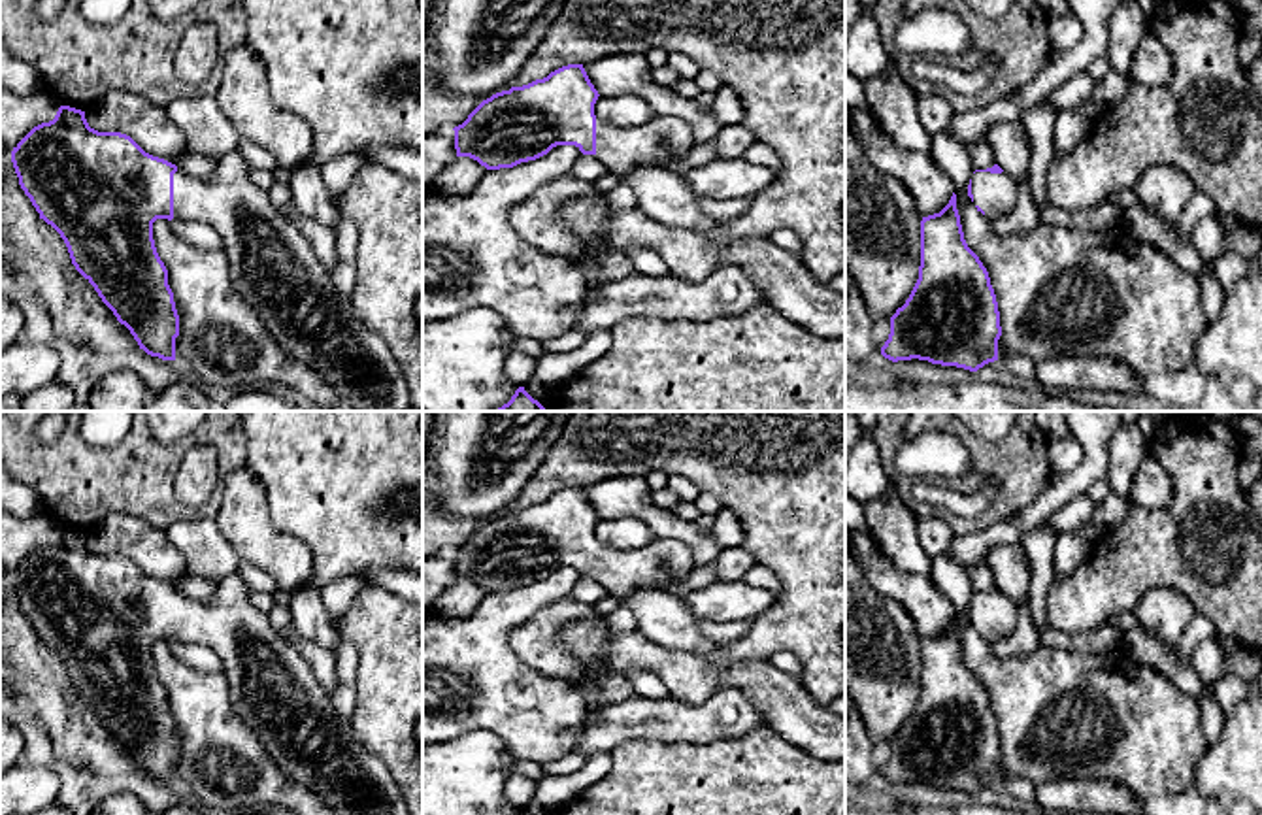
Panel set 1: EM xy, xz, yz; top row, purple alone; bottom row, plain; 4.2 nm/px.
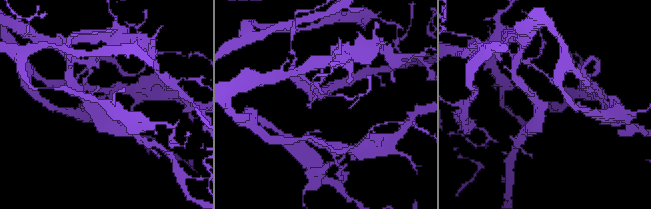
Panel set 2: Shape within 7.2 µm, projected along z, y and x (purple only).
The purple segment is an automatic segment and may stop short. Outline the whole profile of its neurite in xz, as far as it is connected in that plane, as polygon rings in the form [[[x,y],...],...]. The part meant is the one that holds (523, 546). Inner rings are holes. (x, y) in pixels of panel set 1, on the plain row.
[[[568,487],[543,502],[496,515],[453,551],[457,579],[470,579],[487,592],[500,592],[536,583],[556,568],[575,568],[583,577],[594,577],[609,596],[624,598],[634,590],[679,581],[696,568],[692,549],[672,538],[653,540],[641,547],[607,547],[594,538],[598,519],[583,487]]]

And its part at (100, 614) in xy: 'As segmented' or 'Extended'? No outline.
Extended

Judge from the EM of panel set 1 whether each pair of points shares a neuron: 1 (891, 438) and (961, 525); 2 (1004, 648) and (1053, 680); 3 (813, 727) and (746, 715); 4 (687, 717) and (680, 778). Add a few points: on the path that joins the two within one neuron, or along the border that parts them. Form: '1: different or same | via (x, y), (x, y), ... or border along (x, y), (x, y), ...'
1: same | via (889, 466), (906, 495), (921, 510), (932, 512)
2: different | border along (1042, 644), (1025, 655), (1000, 657), (993, 649)
3: different | border along (732, 687), (749, 698), (766, 723)
4: different | border along (640, 738), (664, 742), (727, 740)

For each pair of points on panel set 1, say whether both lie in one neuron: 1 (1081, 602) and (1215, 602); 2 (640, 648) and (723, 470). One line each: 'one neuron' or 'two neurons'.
1: one neuron
2: one neuron

